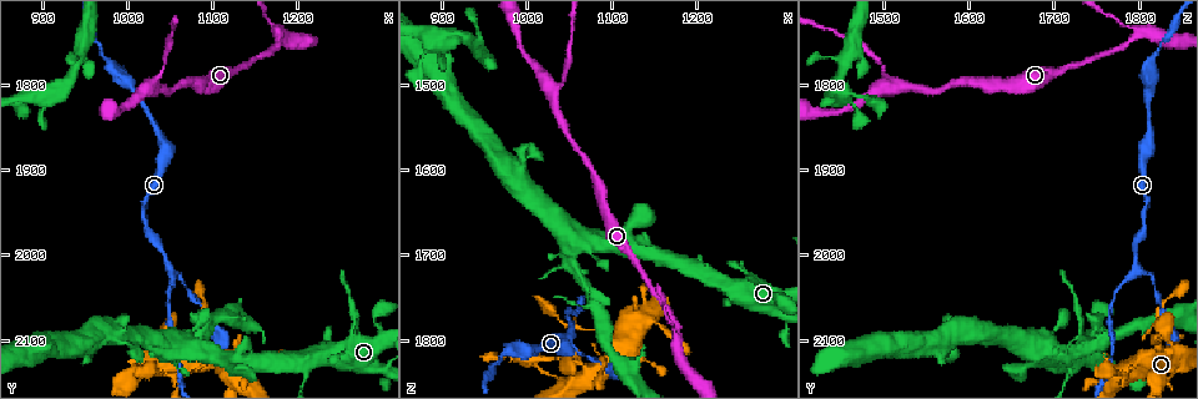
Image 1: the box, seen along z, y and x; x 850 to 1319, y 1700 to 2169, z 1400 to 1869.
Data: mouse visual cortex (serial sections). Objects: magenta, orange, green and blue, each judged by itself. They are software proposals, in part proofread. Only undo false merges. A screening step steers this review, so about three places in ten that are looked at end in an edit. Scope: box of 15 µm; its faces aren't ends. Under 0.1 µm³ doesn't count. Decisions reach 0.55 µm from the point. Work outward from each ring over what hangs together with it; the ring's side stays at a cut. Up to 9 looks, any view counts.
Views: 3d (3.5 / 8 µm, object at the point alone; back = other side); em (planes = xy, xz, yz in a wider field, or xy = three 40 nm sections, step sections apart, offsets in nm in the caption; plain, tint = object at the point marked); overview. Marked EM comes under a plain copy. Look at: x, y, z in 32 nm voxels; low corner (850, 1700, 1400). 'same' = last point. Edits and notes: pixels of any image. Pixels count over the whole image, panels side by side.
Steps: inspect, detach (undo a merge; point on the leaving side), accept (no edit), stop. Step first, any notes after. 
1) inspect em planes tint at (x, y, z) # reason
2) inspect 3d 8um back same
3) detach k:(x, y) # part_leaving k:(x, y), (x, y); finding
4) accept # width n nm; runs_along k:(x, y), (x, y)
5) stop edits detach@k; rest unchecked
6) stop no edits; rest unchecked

inspect 3d 3.5um back at (1030, 1800, 1510) # sudden change in width

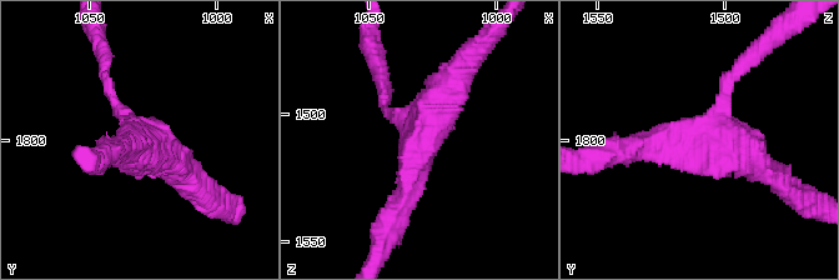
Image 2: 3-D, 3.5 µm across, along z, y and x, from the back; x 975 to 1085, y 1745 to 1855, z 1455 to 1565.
inspect em xy step 2 tint at (1033, 1798, 1513) # arms 3; arm_widths 150, 300, 500 nm

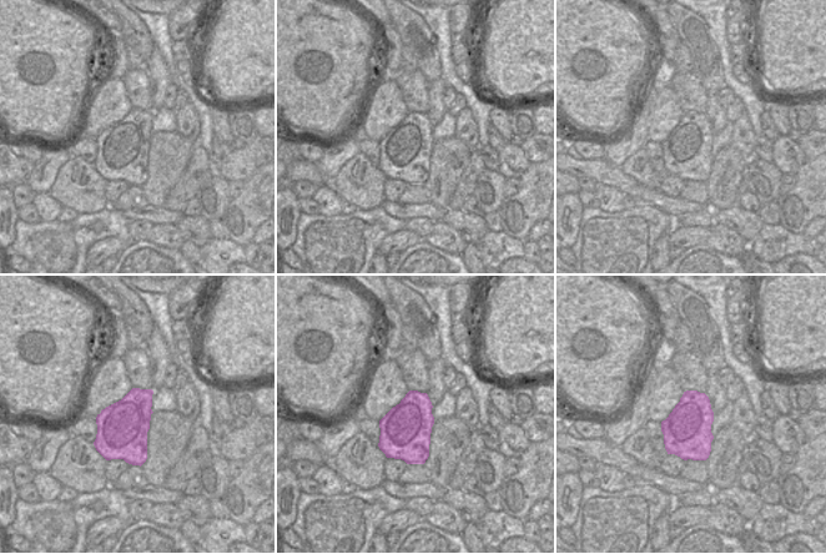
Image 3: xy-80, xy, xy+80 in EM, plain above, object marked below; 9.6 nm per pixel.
inspect em planes tint same # cut it another way

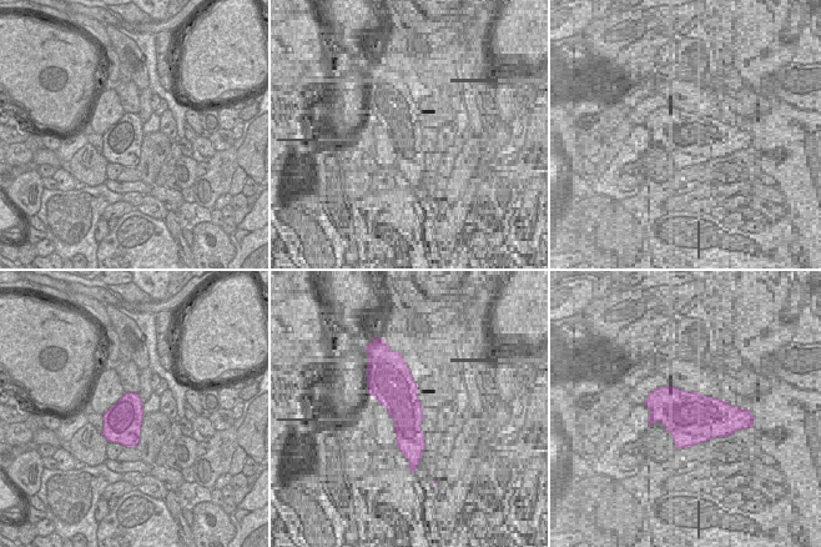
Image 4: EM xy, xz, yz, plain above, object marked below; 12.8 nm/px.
accept # width 480 nm; runs_along 2:(395, 218), (413, 144), (456, 84); all the same cell

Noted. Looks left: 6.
inspect 3d 3.5um at (985, 1775, 1815) # thick turns thin

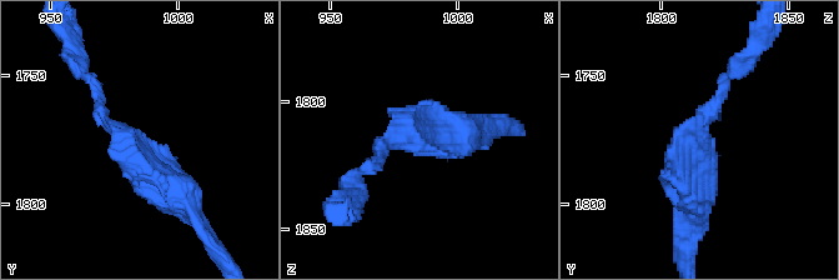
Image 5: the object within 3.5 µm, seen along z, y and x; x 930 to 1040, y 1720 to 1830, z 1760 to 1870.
inspect em planes tint at (983, 1777, 1814) # arm_widths 150, 450 nm; shape alone is not enough

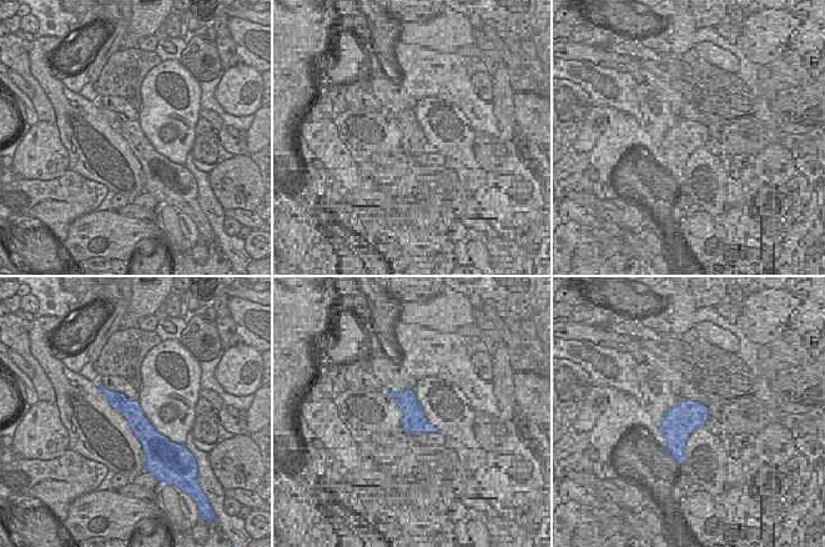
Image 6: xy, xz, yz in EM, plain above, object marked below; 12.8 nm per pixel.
accept # runs_along 5:(187, 206), (103, 119), (95, 84); continuous, no second cell

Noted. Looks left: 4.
inspect 3d 3.5um at (1060, 2110, 1825) # calibre changes

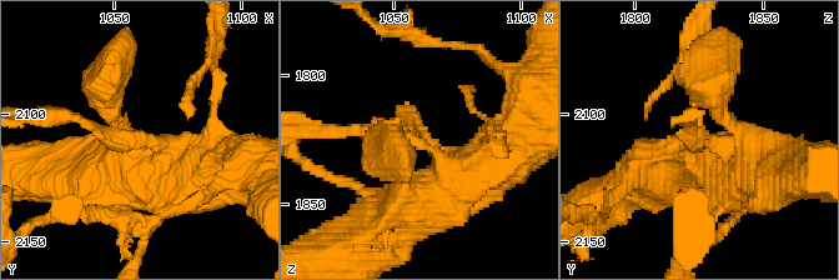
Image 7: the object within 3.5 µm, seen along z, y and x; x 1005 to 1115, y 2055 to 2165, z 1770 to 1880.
inspect em xy step 3 tint at (1062, 2110, 1828) # arm_widths 150, 600 nm; shape alone is not enough

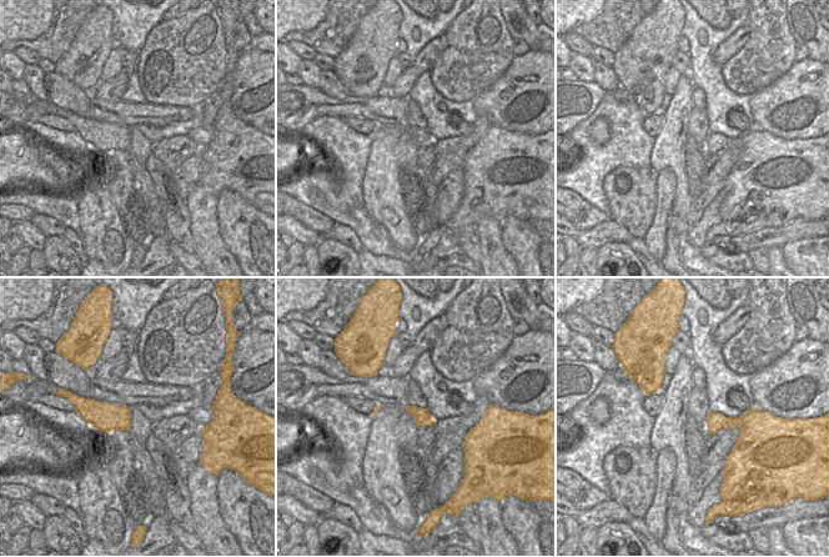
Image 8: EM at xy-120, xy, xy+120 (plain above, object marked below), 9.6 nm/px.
accept # runs_along 7:(202, 168), (73, 118); all the same cell

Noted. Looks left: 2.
inspect 3d 3.5um at (1050, 2110, 1690) # sudden change in width

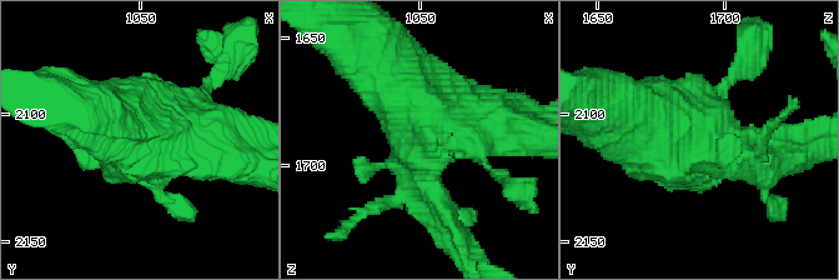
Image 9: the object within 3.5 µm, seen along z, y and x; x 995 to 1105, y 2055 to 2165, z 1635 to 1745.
inspect em xy step 3 tint at (1052, 2107, 1690)

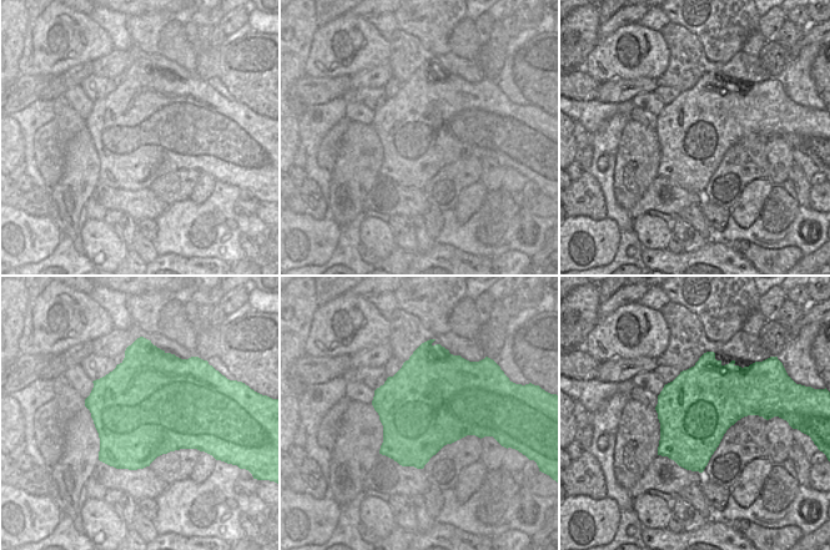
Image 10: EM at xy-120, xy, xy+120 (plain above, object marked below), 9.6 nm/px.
accept # runs_along 9:(520, 131), (427, 109), (377, 58); one cell here

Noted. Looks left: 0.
stop no edits; rest unchecked

